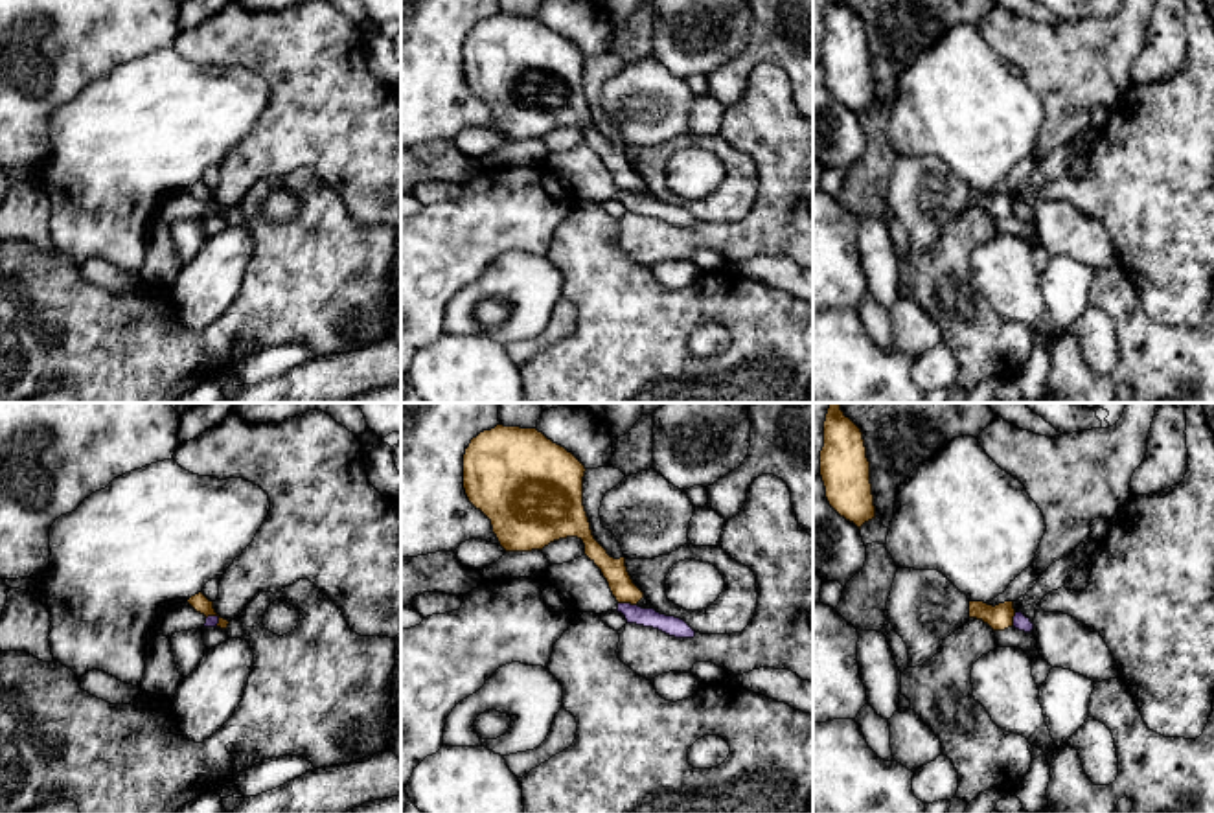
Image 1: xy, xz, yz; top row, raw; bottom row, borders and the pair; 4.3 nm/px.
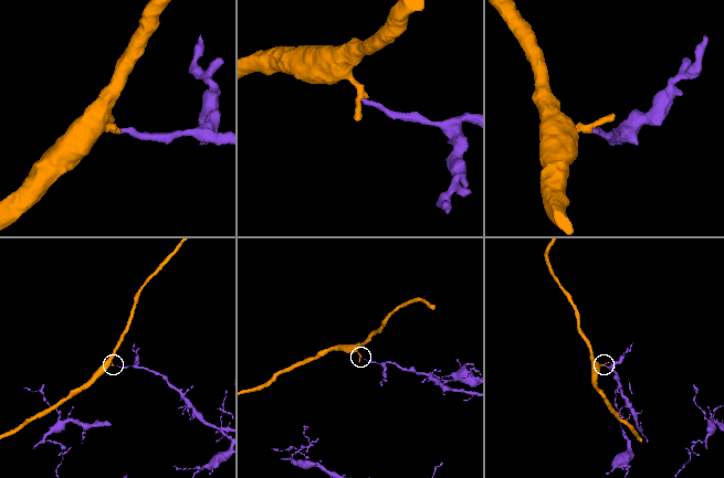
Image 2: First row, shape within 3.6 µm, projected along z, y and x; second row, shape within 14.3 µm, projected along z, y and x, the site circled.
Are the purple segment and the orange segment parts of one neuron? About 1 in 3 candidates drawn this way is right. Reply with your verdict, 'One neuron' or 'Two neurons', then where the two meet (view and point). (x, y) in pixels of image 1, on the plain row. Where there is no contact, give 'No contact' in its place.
Two neurons. Touches purple at xz (628, 192)

